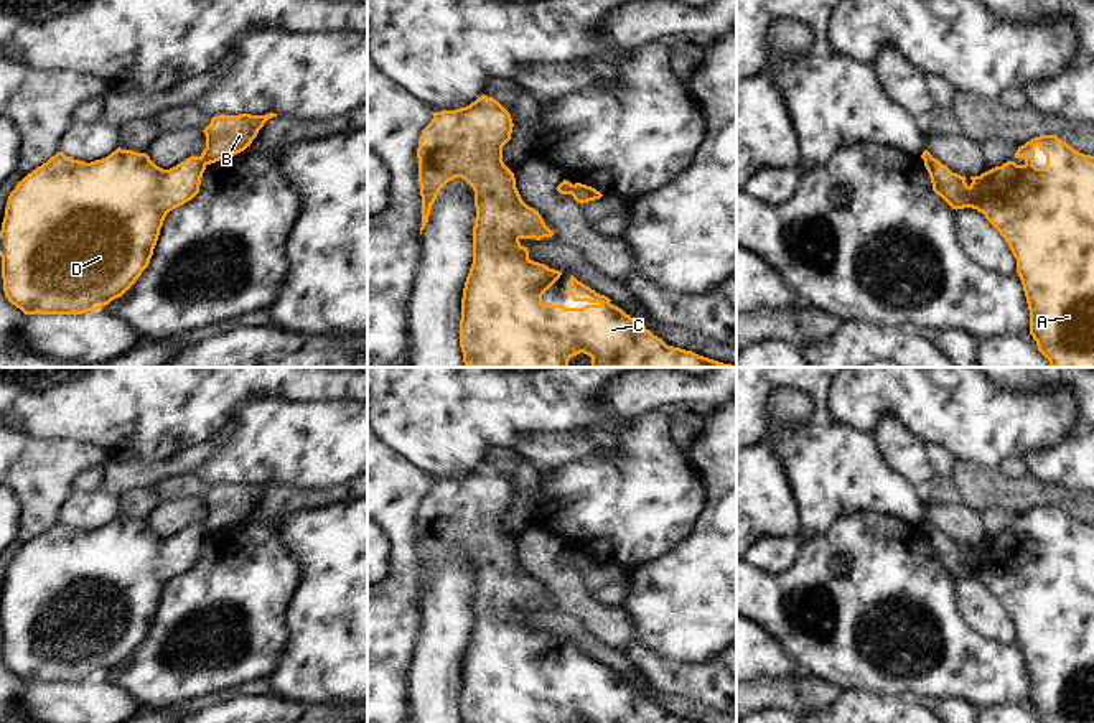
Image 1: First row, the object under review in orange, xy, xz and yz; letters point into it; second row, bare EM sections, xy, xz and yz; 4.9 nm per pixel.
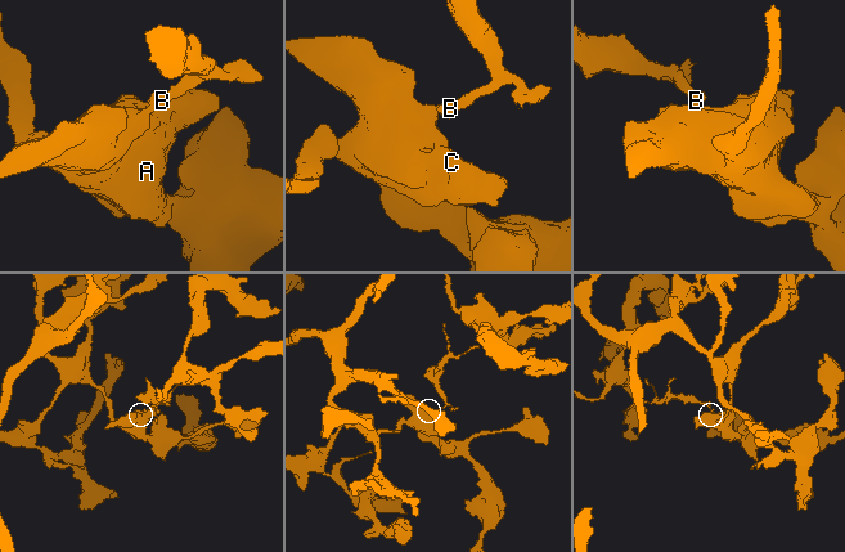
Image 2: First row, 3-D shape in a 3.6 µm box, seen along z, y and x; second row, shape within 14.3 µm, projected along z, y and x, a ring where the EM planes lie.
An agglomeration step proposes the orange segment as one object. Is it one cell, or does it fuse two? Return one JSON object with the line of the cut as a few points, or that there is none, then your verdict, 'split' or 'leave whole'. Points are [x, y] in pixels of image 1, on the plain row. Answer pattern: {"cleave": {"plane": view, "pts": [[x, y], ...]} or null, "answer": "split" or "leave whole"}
{"cleave": {"plane": "xz", "pts": [[570, 554], [572, 562]]}, "answer": "split"}

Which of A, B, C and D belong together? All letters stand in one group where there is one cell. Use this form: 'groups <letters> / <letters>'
groups A C D / B

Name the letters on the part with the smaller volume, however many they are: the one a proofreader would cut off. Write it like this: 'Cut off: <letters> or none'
Cut off: B

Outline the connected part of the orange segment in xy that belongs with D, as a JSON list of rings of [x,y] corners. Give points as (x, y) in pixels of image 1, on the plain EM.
[[[120,515],[91,532],[58,520],[10,562],[0,599],[3,660],[25,683],[82,683],[122,665],[148,636],[166,583],[199,562],[203,525],[170,539]]]

